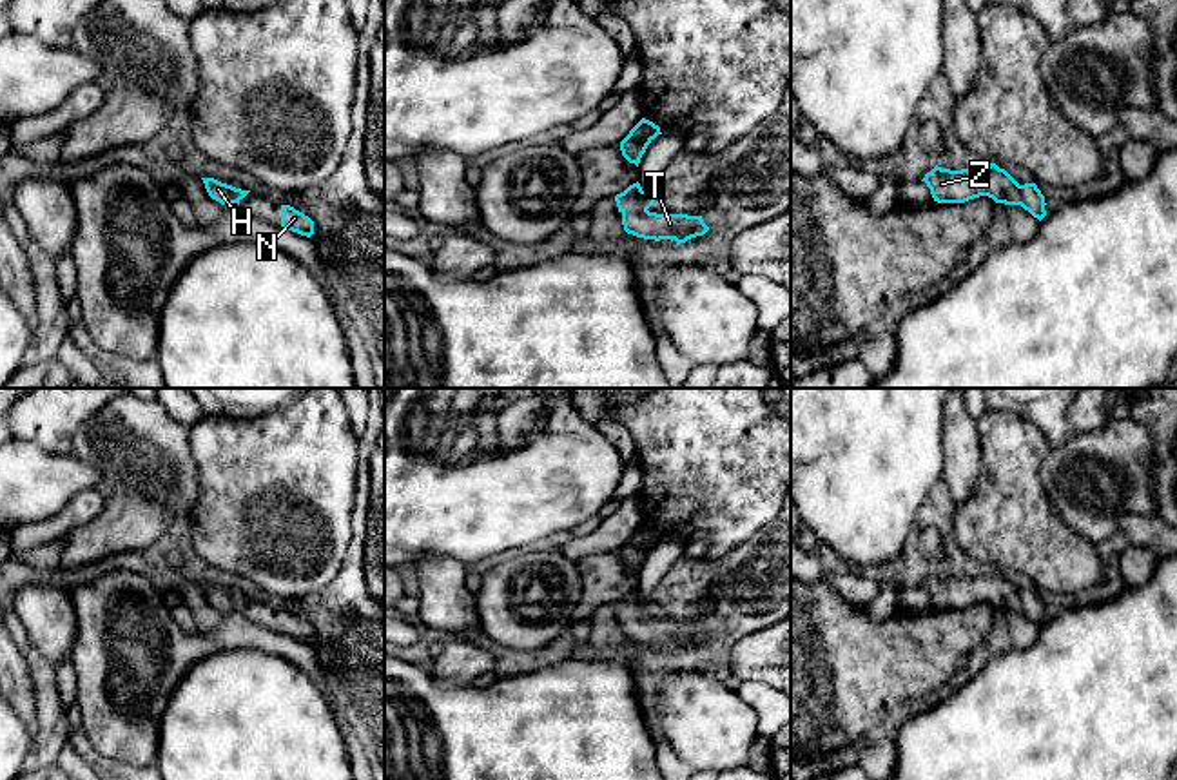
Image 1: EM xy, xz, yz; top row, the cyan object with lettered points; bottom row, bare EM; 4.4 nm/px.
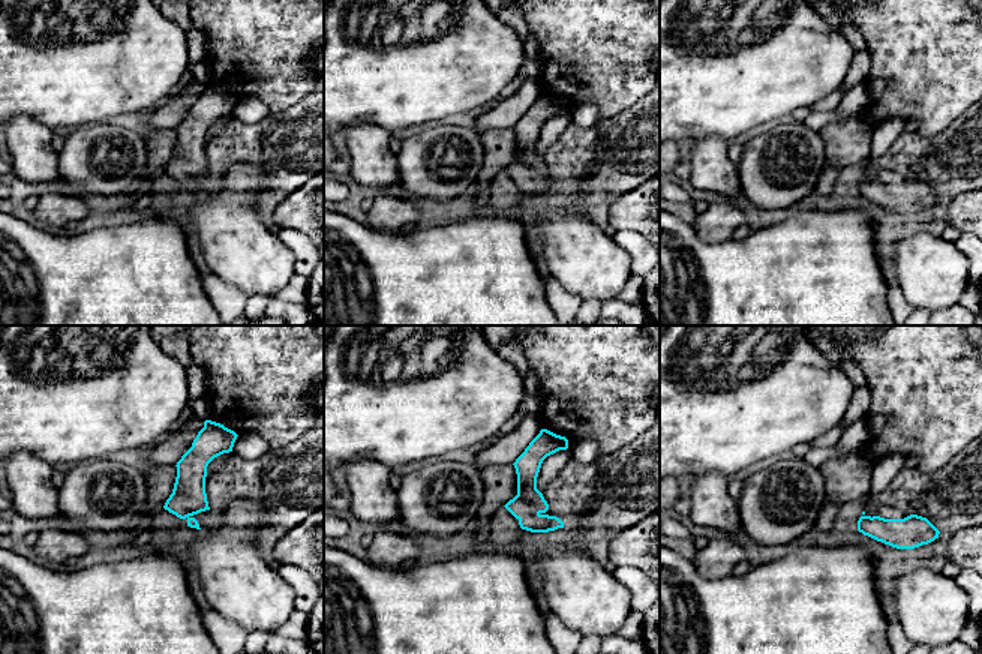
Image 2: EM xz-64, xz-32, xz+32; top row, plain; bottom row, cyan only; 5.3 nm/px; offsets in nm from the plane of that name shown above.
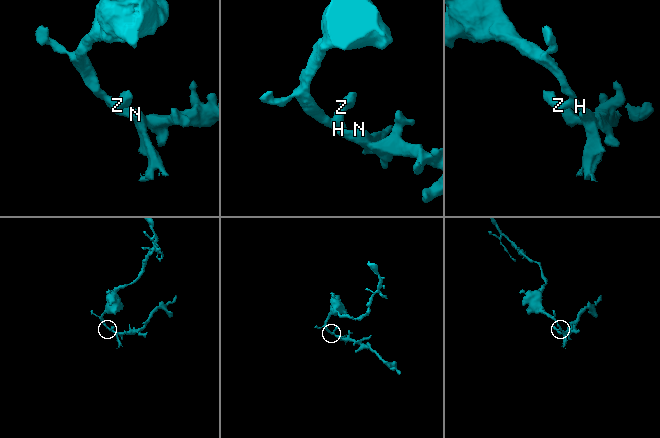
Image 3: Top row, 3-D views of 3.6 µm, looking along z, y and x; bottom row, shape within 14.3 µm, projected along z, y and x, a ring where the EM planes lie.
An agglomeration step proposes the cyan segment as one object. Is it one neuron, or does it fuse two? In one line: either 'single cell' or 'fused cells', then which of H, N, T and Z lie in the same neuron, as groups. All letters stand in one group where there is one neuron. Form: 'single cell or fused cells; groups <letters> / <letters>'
single cell; groups H N T Z

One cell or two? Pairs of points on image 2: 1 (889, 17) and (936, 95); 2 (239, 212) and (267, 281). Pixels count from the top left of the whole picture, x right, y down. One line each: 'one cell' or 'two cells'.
1: one cell
2: one cell

